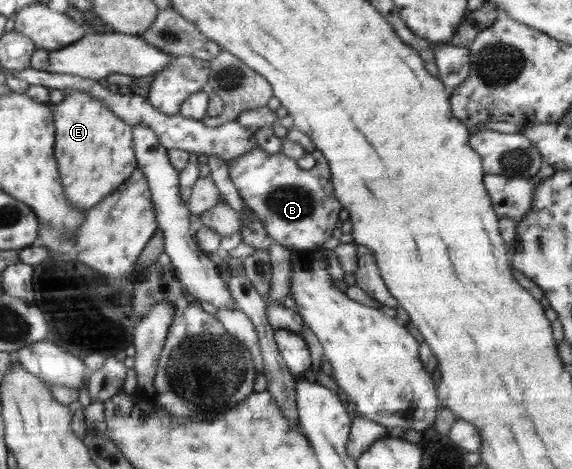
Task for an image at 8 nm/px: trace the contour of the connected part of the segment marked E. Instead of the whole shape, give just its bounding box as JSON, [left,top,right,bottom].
[52,90,138,211]

